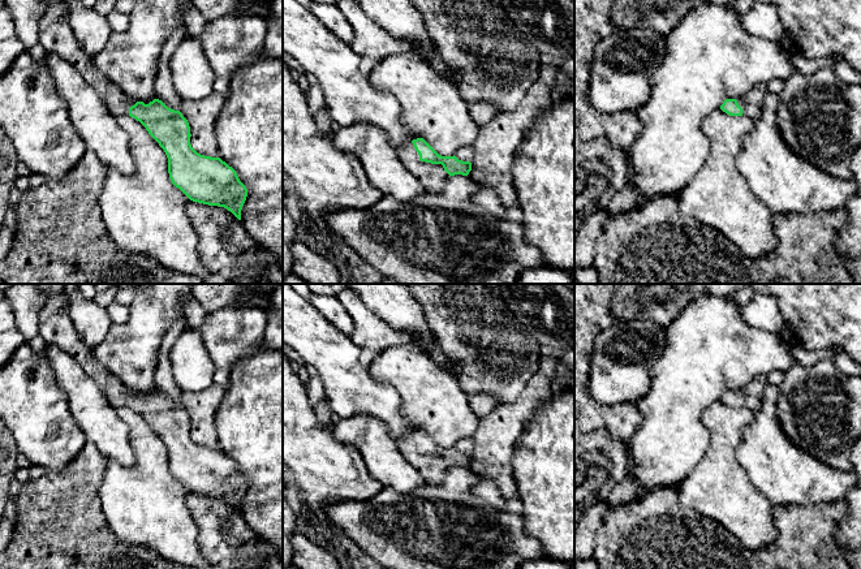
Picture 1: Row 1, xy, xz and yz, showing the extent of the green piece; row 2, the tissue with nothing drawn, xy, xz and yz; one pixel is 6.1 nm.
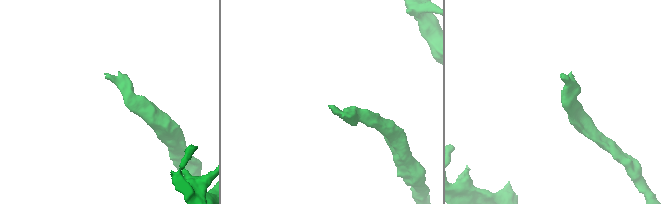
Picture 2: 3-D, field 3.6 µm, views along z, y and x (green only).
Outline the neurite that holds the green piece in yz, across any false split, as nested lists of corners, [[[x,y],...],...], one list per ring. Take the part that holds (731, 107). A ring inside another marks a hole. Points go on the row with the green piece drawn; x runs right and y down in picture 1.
[[[766,83],[757,85],[740,99],[726,99],[720,105],[720,109],[729,116],[744,115],[750,118],[757,118],[762,115],[763,102],[767,92]]]

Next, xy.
[[[61,1],[49,7],[40,17],[38,23],[38,43],[44,47],[46,53],[53,53],[70,62],[82,78],[96,91],[115,117],[129,115],[146,128],[168,158],[168,173],[172,184],[190,201],[224,207],[241,220],[241,210],[247,197],[247,189],[240,181],[236,171],[220,158],[201,155],[191,147],[190,126],[180,111],[168,108],[159,99],[154,99],[150,103],[138,102],[128,96],[120,87],[109,81],[78,44],[70,26],[69,14],[70,9]]]

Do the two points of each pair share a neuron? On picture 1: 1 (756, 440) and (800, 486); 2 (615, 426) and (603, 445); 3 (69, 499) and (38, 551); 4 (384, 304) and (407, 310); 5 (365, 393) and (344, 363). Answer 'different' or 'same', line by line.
1: same
2: different
3: same
4: same
5: same

